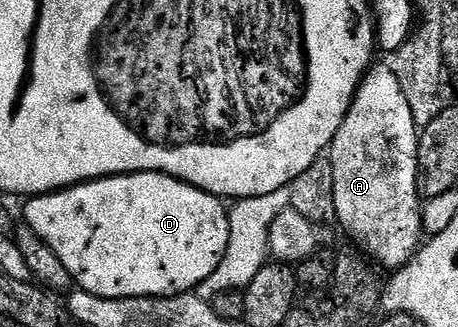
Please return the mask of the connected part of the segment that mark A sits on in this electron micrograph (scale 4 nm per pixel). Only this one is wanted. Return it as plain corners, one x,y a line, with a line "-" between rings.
389,65
377,67
370,66
365,72
365,76
361,79
361,84
357,86
356,93
353,94
353,104
349,106
349,111
345,114
345,119
339,125
339,129
335,133
331,146
327,151
327,162
333,166
333,176
335,177
335,213
337,214
336,222
341,223
341,227
347,234
353,238
352,246
360,249
374,264
382,263
389,269
404,267
410,259
416,256
419,250
419,244
423,239
421,229
421,209
422,200
418,198
416,189
416,173
417,173
417,145
419,128
415,121
412,120
411,108
407,105
407,99
403,97
402,86
399,85
398,78

